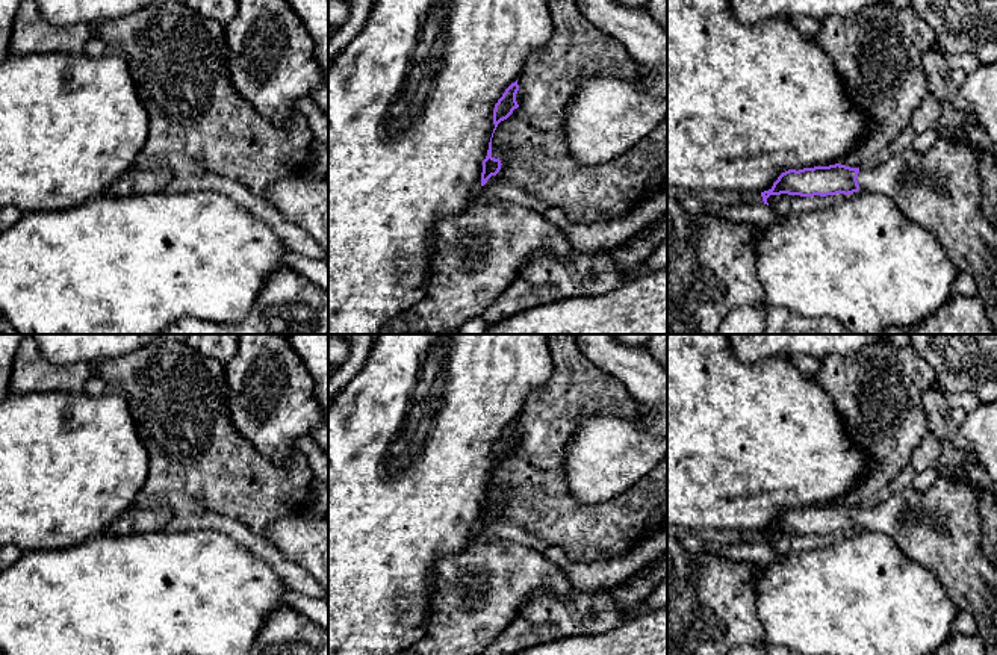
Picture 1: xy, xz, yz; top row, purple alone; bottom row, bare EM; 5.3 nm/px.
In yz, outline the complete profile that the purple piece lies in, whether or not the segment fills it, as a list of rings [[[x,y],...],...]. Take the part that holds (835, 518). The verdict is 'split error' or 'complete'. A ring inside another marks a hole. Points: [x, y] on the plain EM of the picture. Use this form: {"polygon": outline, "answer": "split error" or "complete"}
{"polygon": [[[940,477],[926,492],[908,487],[862,507],[835,502],[799,510],[788,508],[769,529],[761,531],[761,535],[767,545],[770,534],[781,532],[826,535],[865,529],[890,537],[902,552],[938,578],[958,610],[965,610],[974,617],[986,655],[997,655],[997,569],[979,545],[980,528],[977,492],[968,484]]], "answer": "split error"}

